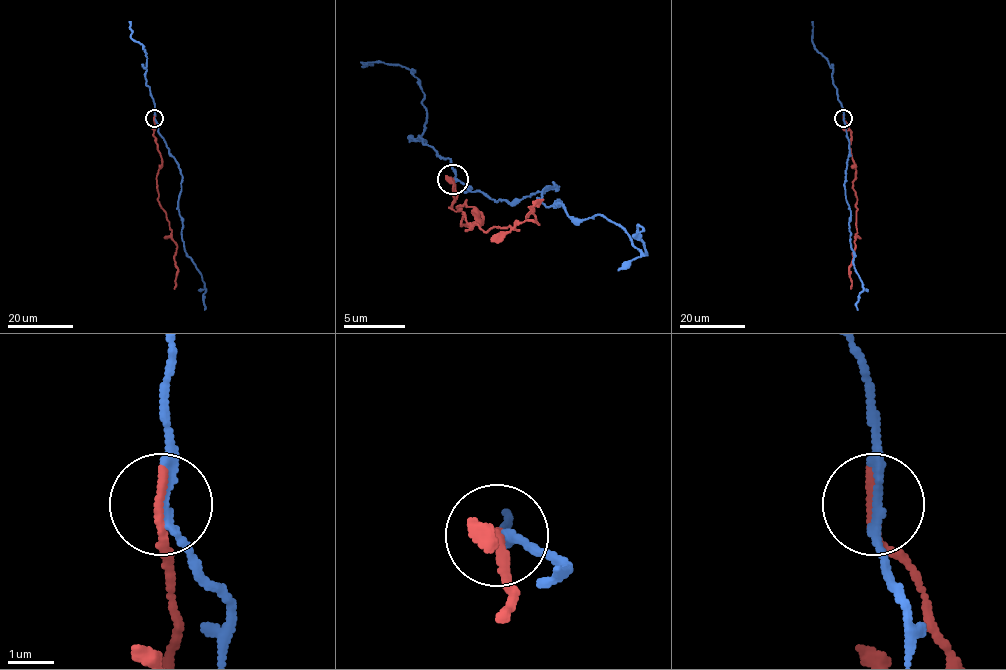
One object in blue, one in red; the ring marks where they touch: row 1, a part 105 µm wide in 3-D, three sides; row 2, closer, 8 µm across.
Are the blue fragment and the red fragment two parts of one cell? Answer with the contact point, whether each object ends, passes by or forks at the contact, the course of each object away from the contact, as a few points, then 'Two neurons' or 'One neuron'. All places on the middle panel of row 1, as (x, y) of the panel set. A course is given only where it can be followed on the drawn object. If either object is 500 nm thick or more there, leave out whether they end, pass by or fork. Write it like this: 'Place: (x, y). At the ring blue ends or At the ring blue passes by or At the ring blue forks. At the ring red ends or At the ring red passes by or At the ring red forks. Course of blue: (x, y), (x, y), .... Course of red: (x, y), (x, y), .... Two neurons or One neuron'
Place: (452, 179). At the ring blue passes by. At the ring red ends. Course of blue: (452, 178), (507, 203), (558, 188), (552, 182), (543, 203), (604, 215), (644, 255), (641, 233). Course of red: (452, 178), (449, 206), (482, 215), (470, 227), (464, 215), (467, 230), (537, 224), (540, 200), (528, 206). Two neurons

